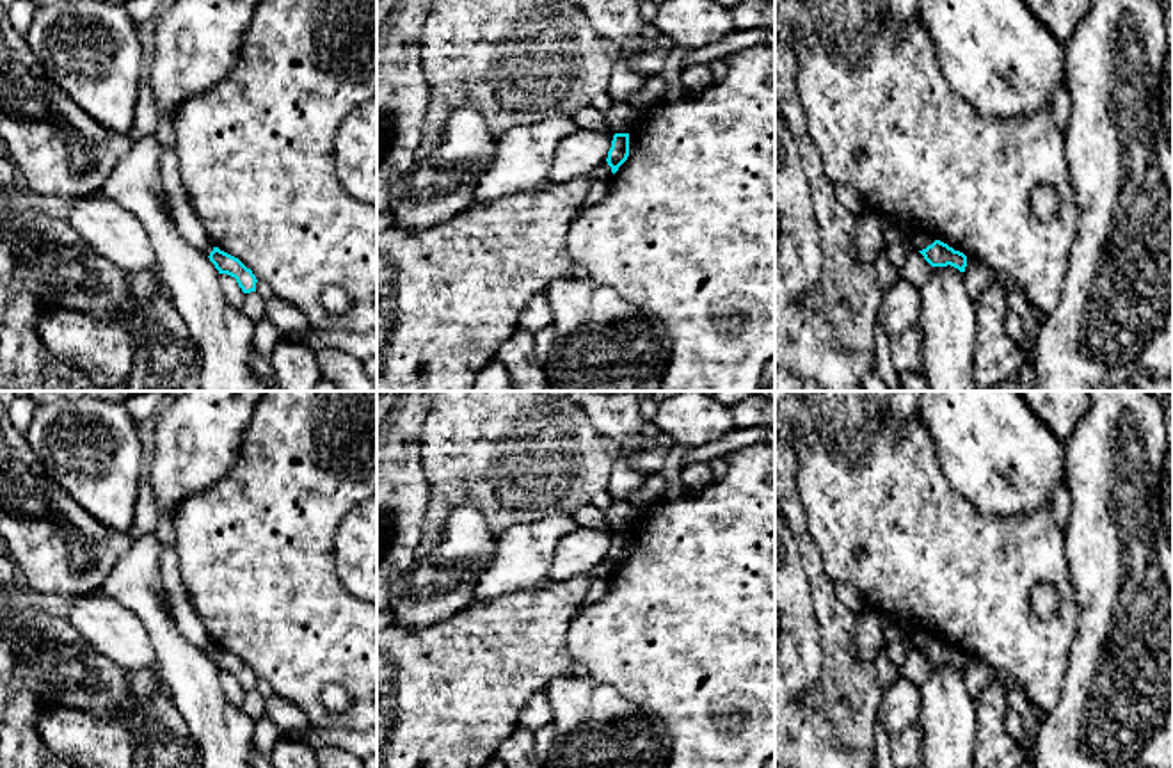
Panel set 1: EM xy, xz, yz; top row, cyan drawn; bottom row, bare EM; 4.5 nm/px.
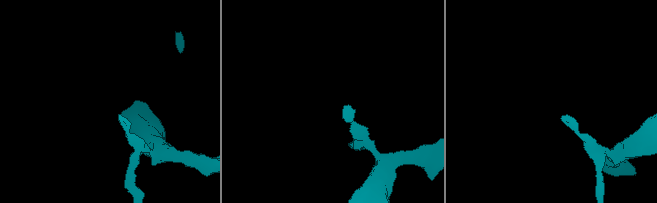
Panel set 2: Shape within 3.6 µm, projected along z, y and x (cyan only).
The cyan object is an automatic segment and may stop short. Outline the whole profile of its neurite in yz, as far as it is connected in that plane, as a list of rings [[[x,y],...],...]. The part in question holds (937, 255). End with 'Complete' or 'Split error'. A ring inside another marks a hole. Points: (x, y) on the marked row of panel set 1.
[[[935,240],[931,245],[928,245],[926,249],[919,251],[924,260],[931,265],[931,267],[954,267],[960,272],[965,272],[967,267],[967,256],[960,251],[954,251],[953,247],[949,247],[947,244]]]. Complete

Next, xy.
[[[213,247],[208,258],[219,274],[235,277],[243,293],[256,292],[256,276],[238,258],[220,251],[219,247]]]. Complete

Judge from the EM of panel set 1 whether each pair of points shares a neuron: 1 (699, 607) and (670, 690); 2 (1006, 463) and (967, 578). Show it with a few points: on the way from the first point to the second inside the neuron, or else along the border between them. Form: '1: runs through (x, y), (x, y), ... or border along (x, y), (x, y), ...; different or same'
1: runs through (699, 628), (699, 656), (692, 669); same
2: border along (955, 489), (990, 516), (1029, 514); different

